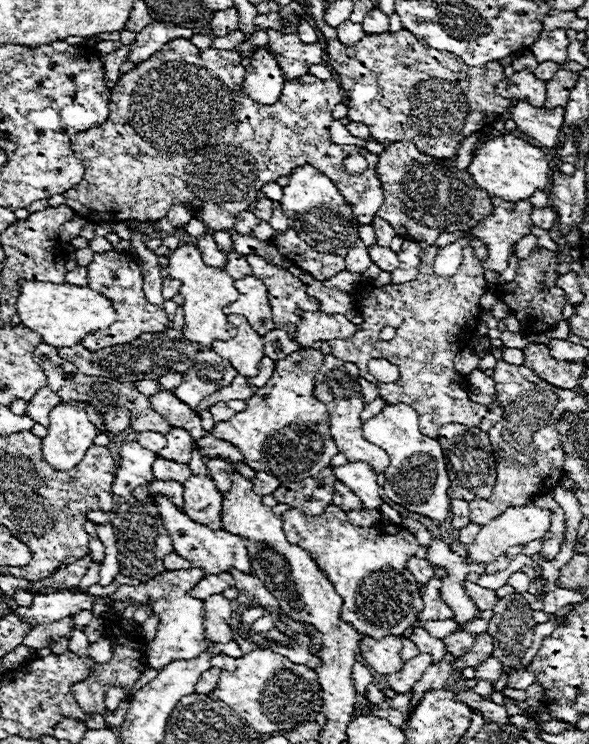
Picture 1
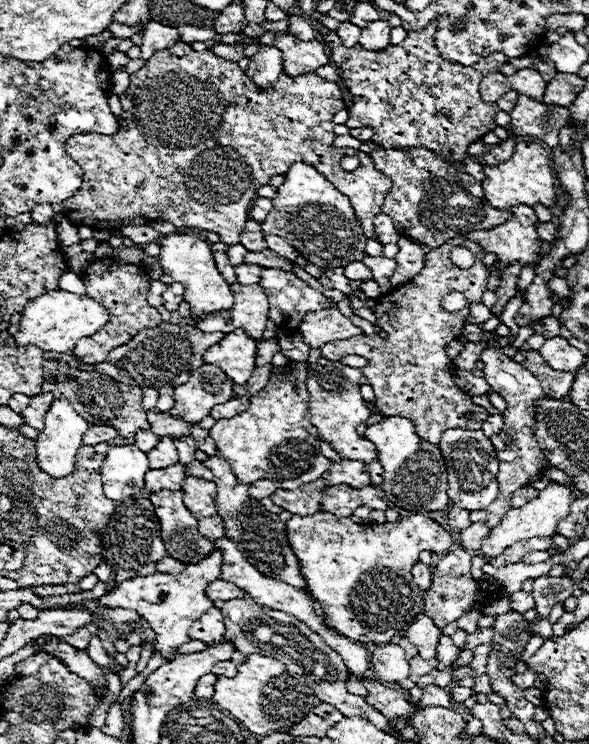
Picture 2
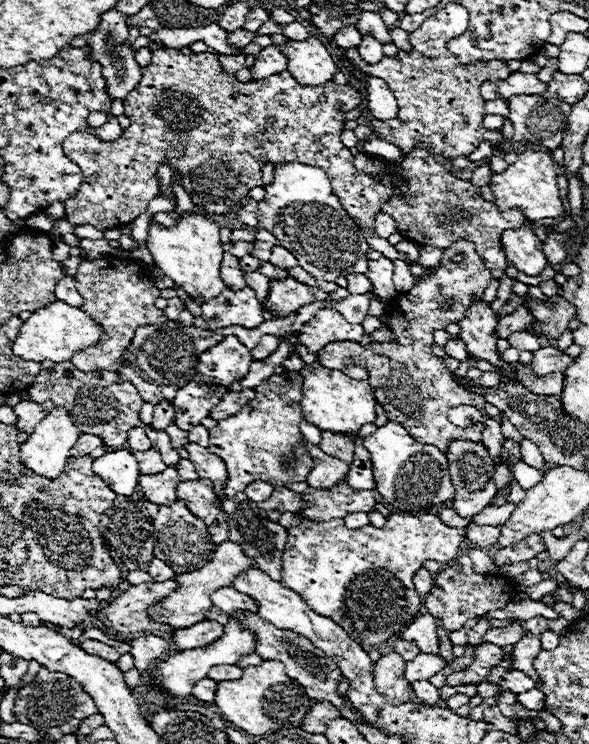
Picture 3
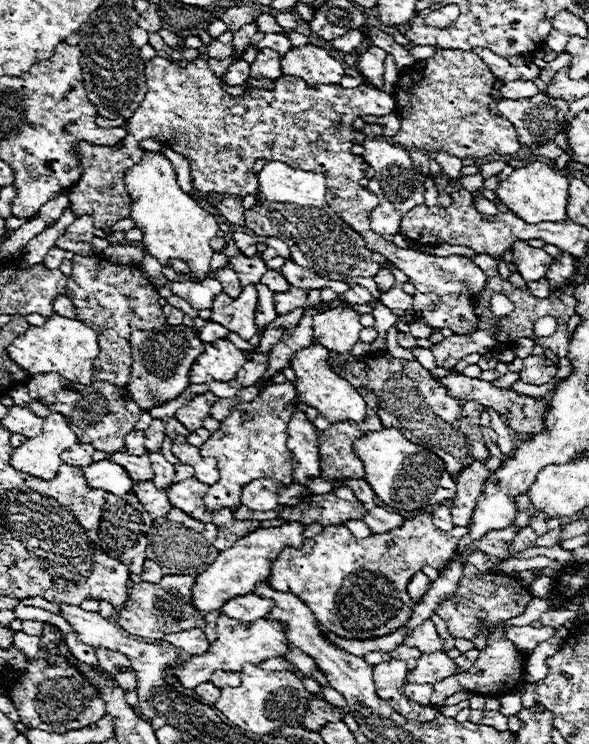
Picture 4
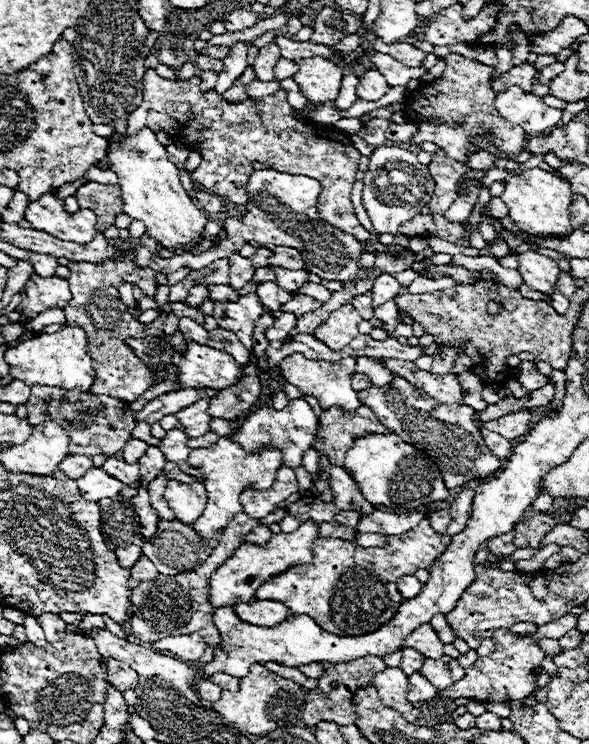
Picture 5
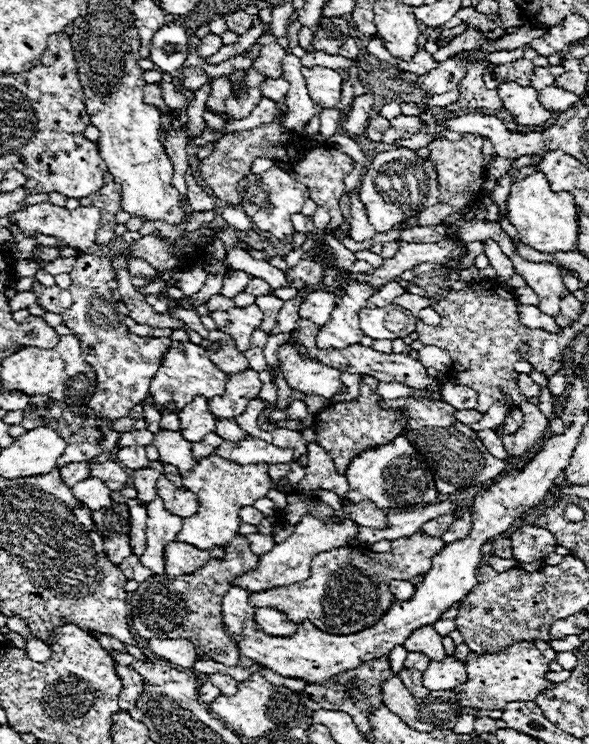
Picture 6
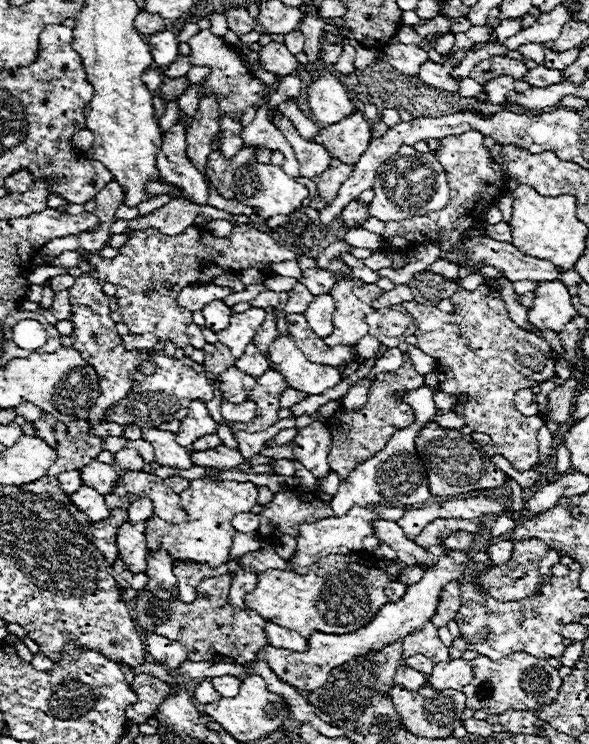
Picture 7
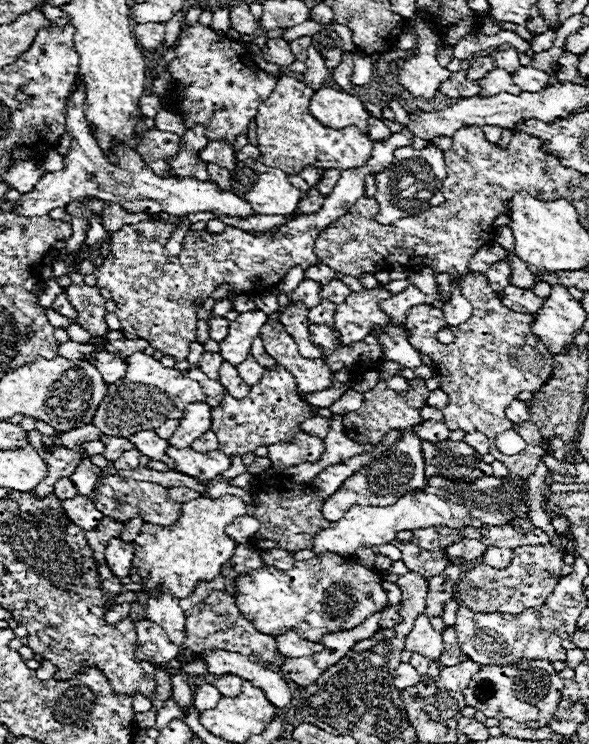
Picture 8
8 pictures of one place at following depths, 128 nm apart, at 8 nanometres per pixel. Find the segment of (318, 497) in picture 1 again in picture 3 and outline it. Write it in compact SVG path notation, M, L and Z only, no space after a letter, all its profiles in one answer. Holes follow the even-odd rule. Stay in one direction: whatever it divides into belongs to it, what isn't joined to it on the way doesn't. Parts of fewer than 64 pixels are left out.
M276 486L272 496L260 504L264 510L280 510L280 512L294 512L300 514L306 506L306 502L302 500L302 494L296 494L284 486Z

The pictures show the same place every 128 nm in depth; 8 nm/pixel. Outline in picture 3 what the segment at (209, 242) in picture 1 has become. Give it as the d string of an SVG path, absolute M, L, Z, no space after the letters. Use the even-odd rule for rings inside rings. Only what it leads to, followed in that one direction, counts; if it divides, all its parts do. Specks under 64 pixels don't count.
M224 252L222 256L222 262L220 262L220 276L224 280L224 284L228 288L244 288L246 282L244 282L244 276L242 276L242 270L238 266L238 258Z

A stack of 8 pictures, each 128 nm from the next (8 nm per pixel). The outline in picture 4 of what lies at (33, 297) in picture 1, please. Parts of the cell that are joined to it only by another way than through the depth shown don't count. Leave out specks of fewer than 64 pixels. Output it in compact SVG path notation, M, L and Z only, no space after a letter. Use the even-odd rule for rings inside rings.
M60 314L46 316L42 326L30 326L8 346L10 358L26 368L32 376L40 372L60 372L64 378L80 384L92 380L92 362L98 356L98 336L84 322L74 318L64 318Z

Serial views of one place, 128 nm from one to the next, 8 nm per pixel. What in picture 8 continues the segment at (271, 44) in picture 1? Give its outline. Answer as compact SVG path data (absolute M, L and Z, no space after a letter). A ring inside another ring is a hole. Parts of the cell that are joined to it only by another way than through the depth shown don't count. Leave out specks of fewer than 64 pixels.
M322 86L310 100L312 116L326 128L358 126L362 132L368 130L368 112L356 96L350 96L332 86Z

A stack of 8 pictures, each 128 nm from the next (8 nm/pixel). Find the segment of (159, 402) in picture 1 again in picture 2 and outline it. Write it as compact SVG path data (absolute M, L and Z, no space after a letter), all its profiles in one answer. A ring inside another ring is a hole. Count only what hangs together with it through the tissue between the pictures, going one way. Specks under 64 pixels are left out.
M152 408L146 414L148 414L148 422L152 426L152 432L156 432L158 436L174 436L176 438L189 436L191 433L190 429L194 425L172 418L170 412L162 414L162 412L158 412L158 408Z

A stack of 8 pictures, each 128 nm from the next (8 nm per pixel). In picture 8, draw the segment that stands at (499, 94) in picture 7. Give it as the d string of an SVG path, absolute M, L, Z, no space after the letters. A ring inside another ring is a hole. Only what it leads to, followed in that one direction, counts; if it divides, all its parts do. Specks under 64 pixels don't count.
M500 68L488 72L488 76L482 78L478 84L480 84L480 96L496 96L500 92L512 92L512 94L522 92L522 88L514 84L512 74L502 72Z

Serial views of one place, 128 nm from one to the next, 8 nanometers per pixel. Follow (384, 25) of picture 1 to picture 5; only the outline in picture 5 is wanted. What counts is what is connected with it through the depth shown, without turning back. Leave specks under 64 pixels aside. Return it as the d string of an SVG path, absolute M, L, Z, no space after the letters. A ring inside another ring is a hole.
M376 66L366 68L364 74L360 76L360 84L358 84L358 98L360 100L374 102L374 100L382 98L388 90L390 90L390 86Z

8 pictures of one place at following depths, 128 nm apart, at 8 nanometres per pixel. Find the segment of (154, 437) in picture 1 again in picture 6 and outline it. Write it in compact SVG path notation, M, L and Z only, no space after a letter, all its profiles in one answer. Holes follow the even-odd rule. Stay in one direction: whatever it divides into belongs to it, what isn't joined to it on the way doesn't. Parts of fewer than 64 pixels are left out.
M132 446L132 448L120 448L116 452L116 458L120 464L124 464L124 468L136 470L136 468L146 468L148 466L148 458L142 446Z

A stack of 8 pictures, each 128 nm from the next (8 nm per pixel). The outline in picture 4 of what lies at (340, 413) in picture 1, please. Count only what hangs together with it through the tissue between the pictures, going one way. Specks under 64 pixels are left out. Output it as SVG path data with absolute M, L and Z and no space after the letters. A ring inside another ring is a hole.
M312 344L290 360L290 368L296 372L296 388L298 388L298 400L306 406L312 406L318 410L320 416L324 416L328 422L362 422L366 420L366 402L360 396L360 392L342 376L338 376L328 366L328 352L326 348L320 348L318 344Z

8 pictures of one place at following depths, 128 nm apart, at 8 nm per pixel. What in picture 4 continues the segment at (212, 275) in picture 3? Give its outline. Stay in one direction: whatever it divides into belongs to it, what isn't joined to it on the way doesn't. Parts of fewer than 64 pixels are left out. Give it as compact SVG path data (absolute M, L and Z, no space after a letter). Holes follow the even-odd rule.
M146 152L144 160L126 172L126 188L134 200L130 218L134 226L144 232L142 242L146 250L162 266L168 266L170 260L188 262L190 268L182 274L190 274L192 282L210 278L210 260L216 254L210 246L210 240L220 230L218 220L180 190L172 164L158 152Z

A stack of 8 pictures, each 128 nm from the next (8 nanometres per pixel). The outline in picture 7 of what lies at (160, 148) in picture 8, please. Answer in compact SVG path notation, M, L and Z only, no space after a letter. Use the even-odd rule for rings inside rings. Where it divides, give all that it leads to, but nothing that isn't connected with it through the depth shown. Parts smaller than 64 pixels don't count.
M176 122L164 134L164 144L160 156L156 158L156 166L166 182L184 188L186 198L200 200L194 204L208 204L208 188L204 176L198 172L198 168L190 162L186 154L186 128L180 122Z

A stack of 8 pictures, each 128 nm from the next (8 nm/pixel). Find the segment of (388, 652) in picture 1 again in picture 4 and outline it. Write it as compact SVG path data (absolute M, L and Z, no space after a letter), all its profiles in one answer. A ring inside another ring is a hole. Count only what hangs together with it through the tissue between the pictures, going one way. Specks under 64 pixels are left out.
M390 658L388 662L380 662L374 666L374 682L376 682L376 692L382 700L392 704L396 712L402 716L408 716L412 720L432 720L436 714L440 714L440 708L428 708L420 706L412 700L408 700L402 692L402 684L406 680L406 662L404 660L394 660Z

